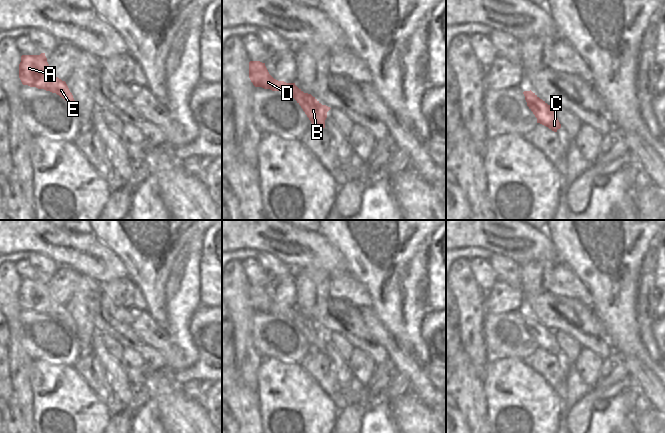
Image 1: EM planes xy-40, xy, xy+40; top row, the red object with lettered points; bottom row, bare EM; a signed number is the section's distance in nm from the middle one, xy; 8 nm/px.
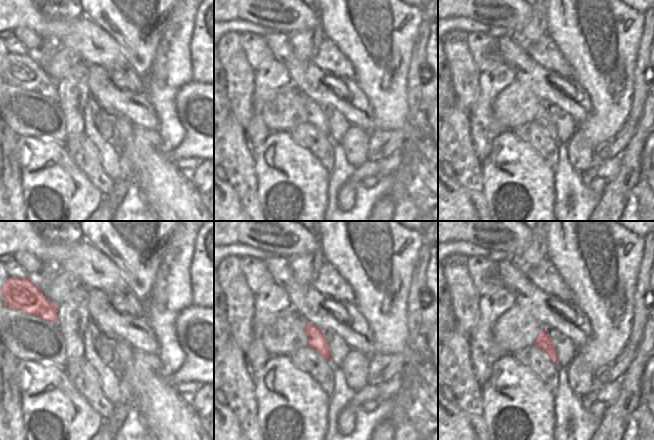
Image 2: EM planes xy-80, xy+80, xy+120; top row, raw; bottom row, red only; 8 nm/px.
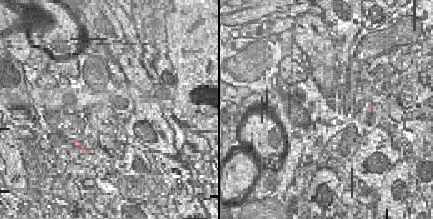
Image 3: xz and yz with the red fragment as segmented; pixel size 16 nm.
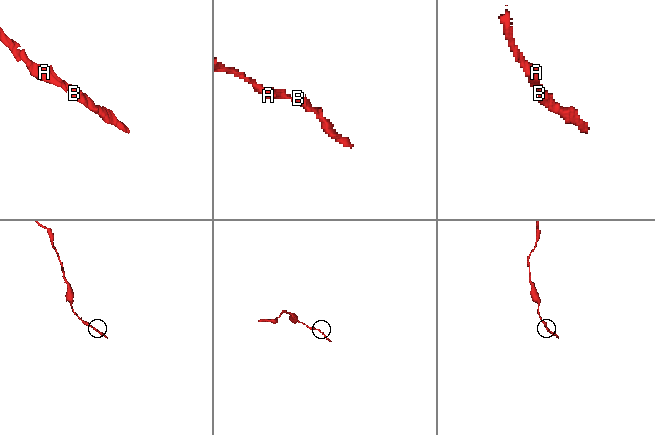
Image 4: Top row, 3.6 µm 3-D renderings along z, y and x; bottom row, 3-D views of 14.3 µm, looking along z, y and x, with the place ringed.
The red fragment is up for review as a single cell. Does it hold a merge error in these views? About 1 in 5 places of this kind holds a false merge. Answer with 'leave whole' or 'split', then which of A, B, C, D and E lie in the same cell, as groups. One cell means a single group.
leave whole; A B C D E

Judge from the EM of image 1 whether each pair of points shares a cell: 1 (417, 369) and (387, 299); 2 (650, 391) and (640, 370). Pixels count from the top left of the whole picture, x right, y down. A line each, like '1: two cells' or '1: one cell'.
1: two cells
2: one cell

